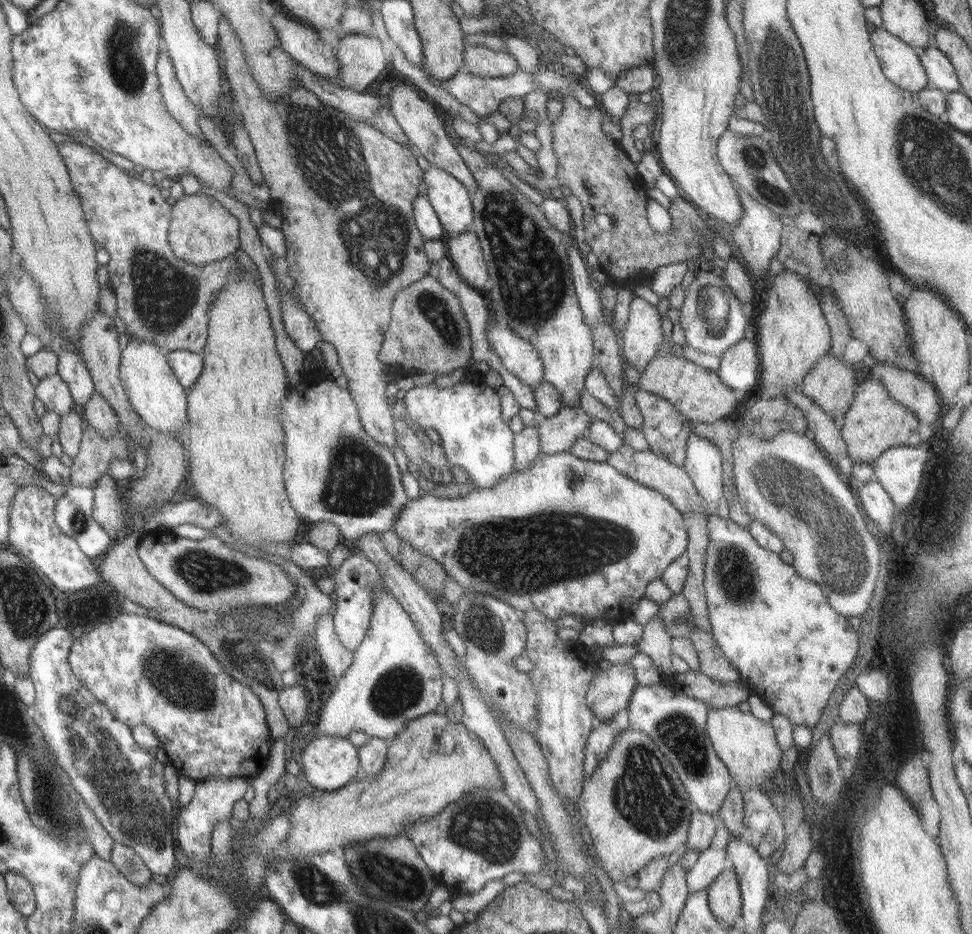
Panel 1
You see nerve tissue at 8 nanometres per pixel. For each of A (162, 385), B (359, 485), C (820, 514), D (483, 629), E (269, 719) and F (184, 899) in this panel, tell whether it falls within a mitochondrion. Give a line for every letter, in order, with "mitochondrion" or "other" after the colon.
A: other
B: mitochondrion
C: mitochondrion
D: mitochondrion
E: other
F: other

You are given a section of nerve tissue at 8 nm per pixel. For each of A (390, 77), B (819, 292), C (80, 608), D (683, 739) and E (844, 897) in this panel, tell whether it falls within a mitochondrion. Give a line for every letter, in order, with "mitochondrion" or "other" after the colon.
A: other
B: other
C: other
D: mitochondrion
E: mitochondrion

